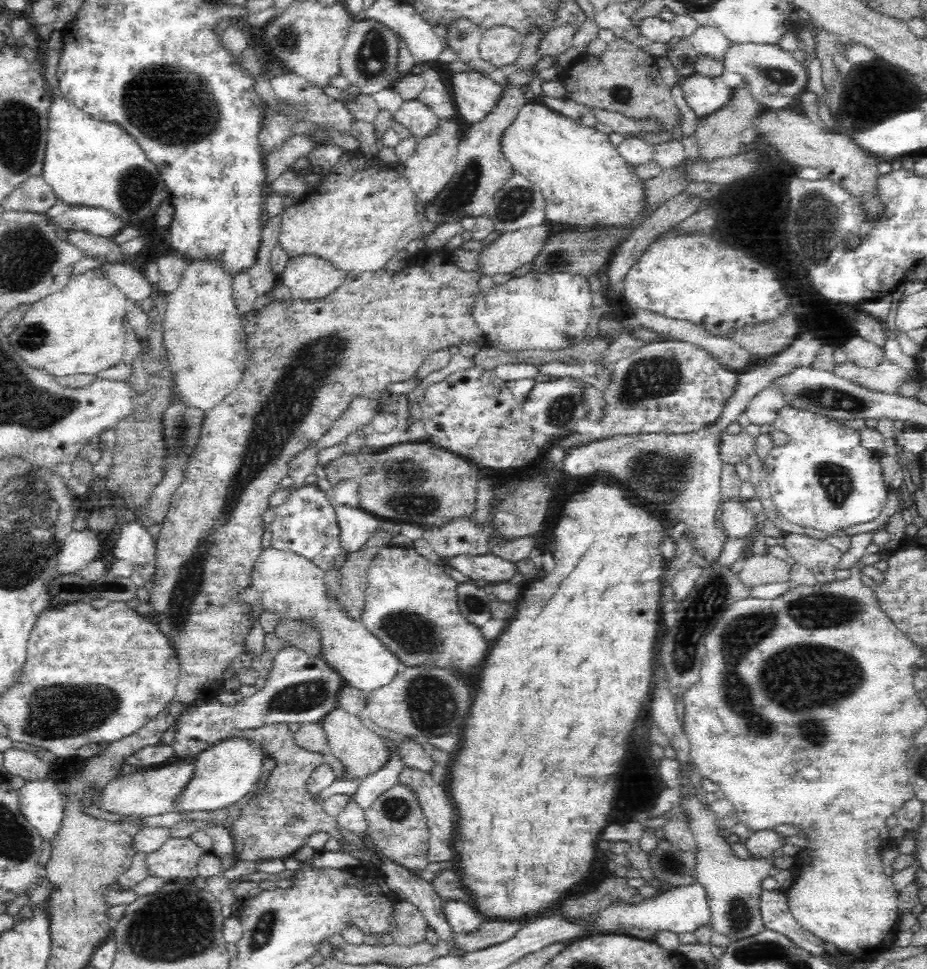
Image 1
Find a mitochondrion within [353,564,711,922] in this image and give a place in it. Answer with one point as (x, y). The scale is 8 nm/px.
(428, 702)

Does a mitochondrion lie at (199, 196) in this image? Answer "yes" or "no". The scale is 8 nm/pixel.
no

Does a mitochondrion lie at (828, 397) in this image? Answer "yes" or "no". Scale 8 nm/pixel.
yes

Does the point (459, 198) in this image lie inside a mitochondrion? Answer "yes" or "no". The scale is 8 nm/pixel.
yes

